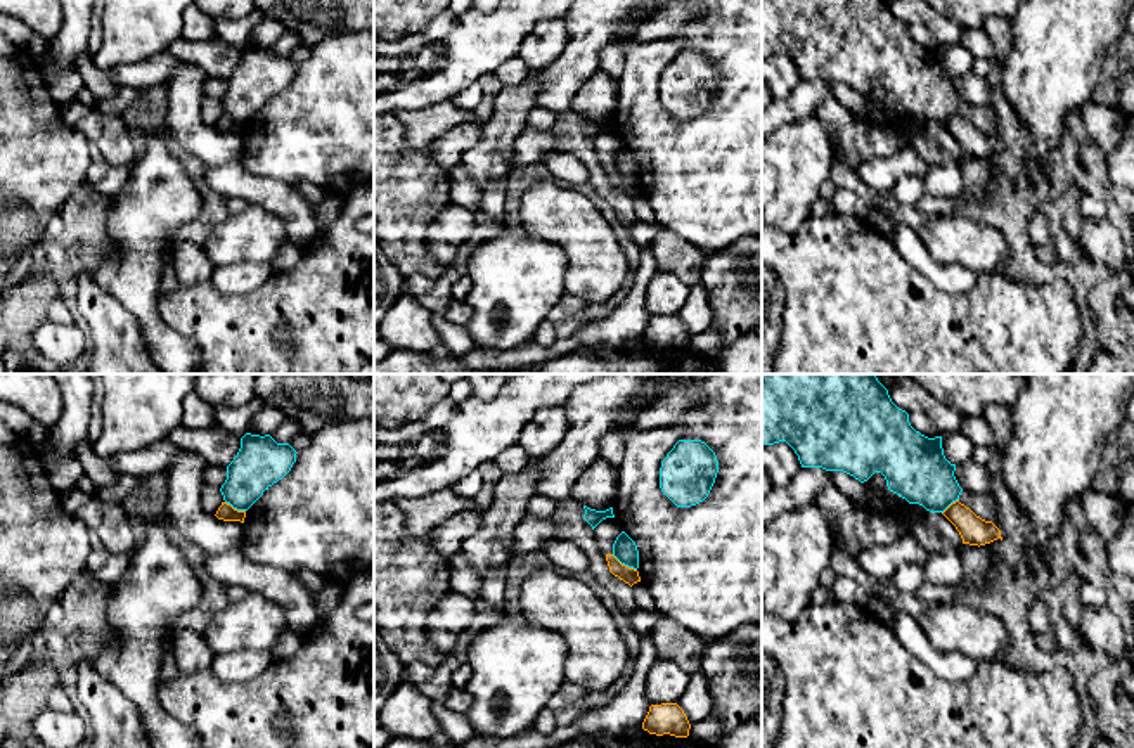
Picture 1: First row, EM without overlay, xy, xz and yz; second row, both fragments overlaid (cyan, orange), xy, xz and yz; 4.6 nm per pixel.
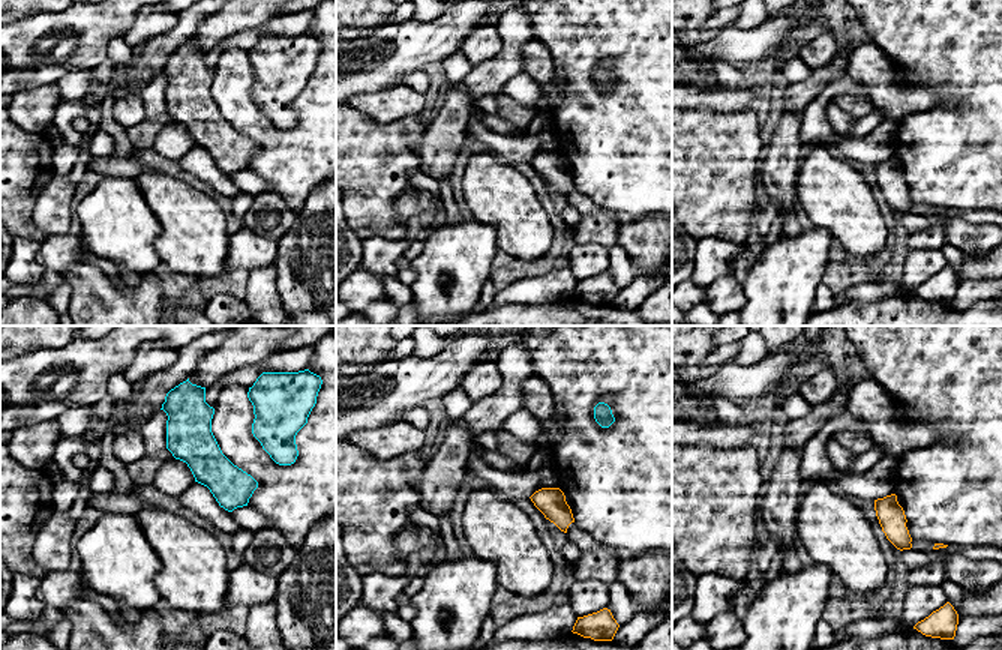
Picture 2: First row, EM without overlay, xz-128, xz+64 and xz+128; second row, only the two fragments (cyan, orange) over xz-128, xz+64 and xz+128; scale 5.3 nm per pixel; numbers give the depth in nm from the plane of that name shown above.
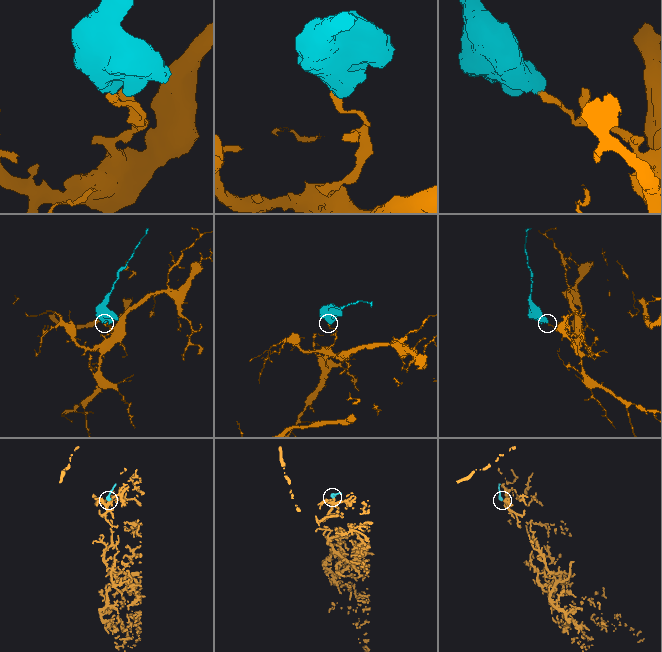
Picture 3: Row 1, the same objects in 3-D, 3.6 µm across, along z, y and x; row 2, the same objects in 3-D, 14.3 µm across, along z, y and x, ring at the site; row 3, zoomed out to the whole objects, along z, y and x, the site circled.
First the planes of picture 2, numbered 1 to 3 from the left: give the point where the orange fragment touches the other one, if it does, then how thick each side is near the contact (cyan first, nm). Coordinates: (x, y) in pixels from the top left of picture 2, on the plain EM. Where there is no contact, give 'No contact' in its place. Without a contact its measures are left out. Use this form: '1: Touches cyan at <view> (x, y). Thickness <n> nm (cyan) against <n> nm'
1: No contact
2: No contact
3: No contact

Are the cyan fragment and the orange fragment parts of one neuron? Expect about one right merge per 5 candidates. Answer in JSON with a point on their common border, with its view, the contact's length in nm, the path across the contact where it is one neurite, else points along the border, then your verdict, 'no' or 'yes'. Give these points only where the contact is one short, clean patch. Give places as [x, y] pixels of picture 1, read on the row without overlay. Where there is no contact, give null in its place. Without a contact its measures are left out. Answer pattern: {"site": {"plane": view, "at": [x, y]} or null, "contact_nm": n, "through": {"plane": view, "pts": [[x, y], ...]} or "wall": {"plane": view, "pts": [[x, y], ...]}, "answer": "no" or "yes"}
{"site": {"plane": "xz", "at": [624, 175]}, "contact_nm": 140, "wall": {"plane": "xz", "pts": [[612, 167], [636, 182]]}, "answer": "no"}

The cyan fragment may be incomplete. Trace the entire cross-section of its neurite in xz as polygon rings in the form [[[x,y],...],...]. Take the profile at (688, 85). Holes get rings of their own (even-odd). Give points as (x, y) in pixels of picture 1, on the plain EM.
[[[679,52],[661,73],[660,100],[677,118],[703,114],[718,85],[715,64],[701,52]]]

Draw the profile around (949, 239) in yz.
[[[959,215],[937,216],[918,235],[937,261],[957,263],[982,275],[995,272],[1004,258],[1011,258],[1002,229]]]

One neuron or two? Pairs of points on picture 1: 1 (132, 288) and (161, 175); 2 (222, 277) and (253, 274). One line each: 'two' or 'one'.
1: one
2: one

